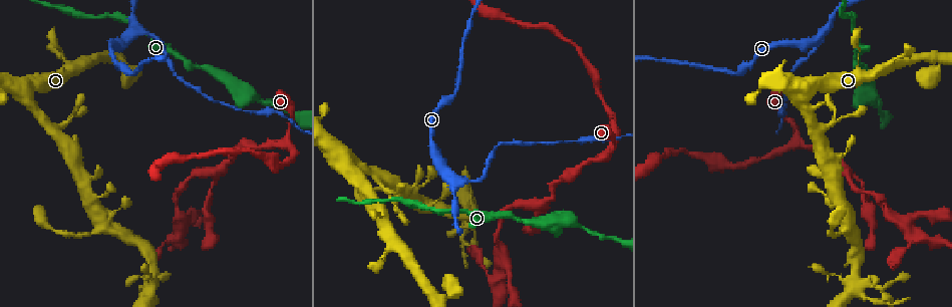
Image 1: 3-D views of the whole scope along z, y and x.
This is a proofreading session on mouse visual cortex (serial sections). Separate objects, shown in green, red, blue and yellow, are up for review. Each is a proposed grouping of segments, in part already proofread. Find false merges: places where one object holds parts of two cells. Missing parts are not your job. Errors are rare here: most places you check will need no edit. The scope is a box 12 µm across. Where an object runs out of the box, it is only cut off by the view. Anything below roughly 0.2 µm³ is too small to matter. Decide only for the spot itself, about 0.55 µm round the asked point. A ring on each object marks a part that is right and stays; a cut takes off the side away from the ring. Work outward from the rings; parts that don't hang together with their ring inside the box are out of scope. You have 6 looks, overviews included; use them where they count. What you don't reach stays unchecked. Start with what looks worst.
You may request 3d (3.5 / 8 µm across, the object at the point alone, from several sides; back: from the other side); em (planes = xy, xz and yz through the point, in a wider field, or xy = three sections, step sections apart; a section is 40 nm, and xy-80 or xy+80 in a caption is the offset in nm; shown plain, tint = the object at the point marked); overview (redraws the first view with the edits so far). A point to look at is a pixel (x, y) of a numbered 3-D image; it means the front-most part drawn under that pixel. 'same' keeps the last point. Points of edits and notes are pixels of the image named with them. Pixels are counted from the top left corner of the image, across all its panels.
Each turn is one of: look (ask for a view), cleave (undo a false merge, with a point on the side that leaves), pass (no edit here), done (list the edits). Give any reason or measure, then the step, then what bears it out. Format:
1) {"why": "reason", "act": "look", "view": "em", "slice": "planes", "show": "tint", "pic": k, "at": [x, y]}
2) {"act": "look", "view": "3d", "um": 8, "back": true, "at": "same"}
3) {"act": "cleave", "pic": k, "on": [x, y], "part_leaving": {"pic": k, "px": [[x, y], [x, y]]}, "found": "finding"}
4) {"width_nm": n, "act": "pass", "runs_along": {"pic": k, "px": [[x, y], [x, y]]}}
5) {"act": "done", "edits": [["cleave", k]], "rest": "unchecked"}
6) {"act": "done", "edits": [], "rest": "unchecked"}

{"why": "arms part here", "act": "look", "view": "3d", "um": 3.5, "pic": 1, "at": [289, 136]}

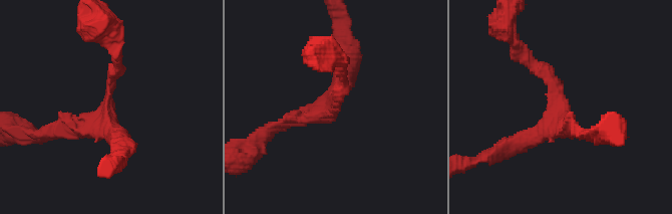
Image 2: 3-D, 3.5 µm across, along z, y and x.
{"act": "look", "view": "em", "slice": "xy", "step": 3, "show": "tint", "pic": 2, "at": [564, 111]}

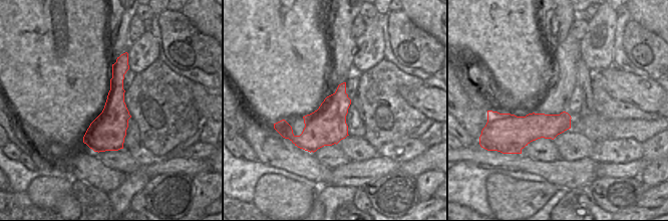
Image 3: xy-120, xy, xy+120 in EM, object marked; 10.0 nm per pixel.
{"act": "pass", "runs_along": {"pic": 2, "px": [[116, 60], [104, 117], [49, 132]]}, "found": "all the same cell"}

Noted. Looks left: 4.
{"why": "three arms meet", "act": "look", "view": "3d", "um": 8, "pic": 1, "at": [537, 203]}

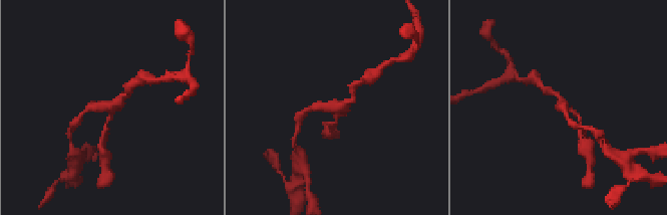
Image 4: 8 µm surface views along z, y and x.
{"act": "look", "view": "em", "slice": "xy", "step": 3, "show": "tint", "pic": 4, "at": [113, 104]}

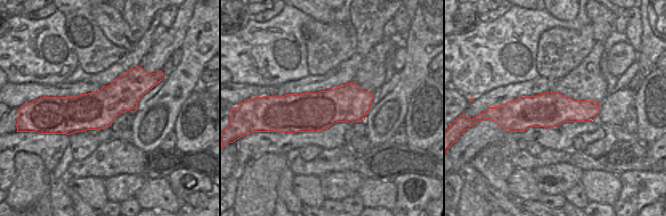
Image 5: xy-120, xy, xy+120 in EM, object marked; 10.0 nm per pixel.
{"arms": 3, "arm_widths_nm": [150, 200, 300], "act": "pass", "runs_along": {"pic": 4, "px": [[127, 91], [113, 104], [83, 113]]}, "found": "all the same cell"}

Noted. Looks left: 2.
{"why": "a fork", "act": "look", "view": "3d", "um": 3.5, "pic": 1, "at": [902, 220]}

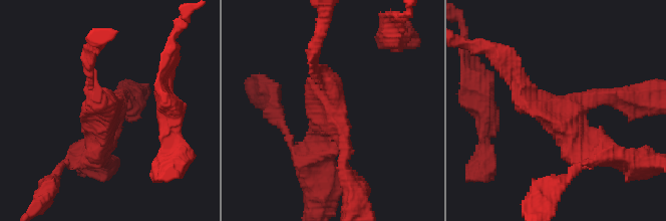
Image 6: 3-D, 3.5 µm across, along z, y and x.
{"arms": 3, "arm_widths_nm": [150, 250, 350], "why": "now the EM", "act": "look", "view": "em", "slice": "xy", "step": 3, "show": "tint", "pic": 6, "at": [105, 114]}

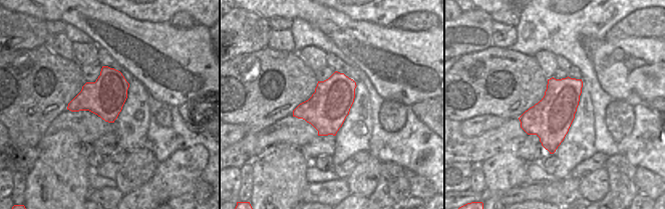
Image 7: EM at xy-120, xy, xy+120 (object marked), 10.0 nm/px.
{"act": "pass", "runs_along": {"pic": 6, "px": [[506, 72], [577, 144], [600, 153]]}, "found": "continuous, no second cell"}

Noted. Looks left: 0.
{"act": "done", "edits": [], "rest": "unchecked"}

